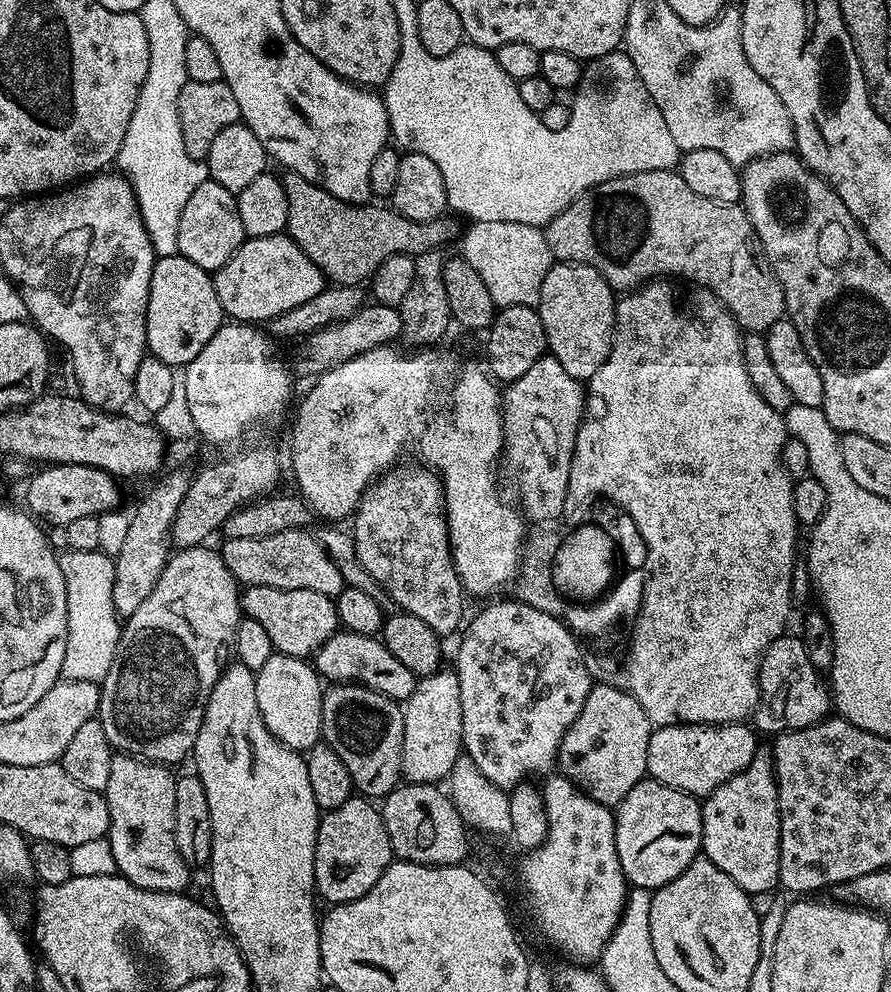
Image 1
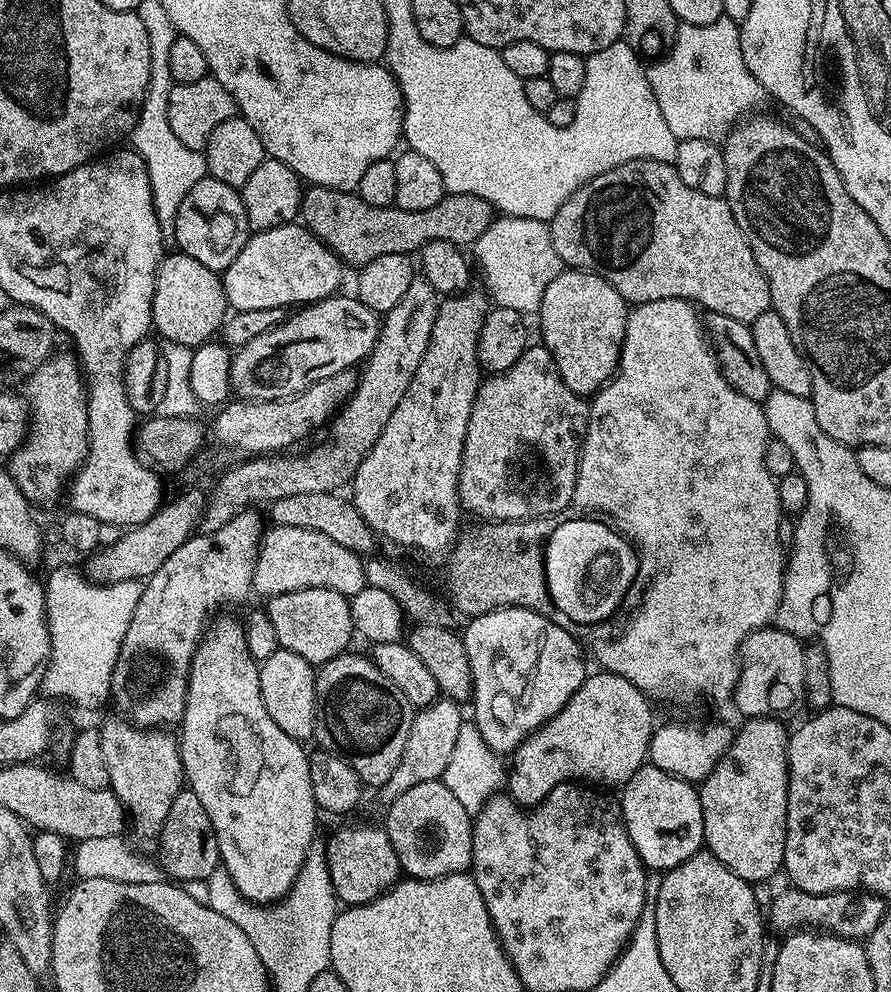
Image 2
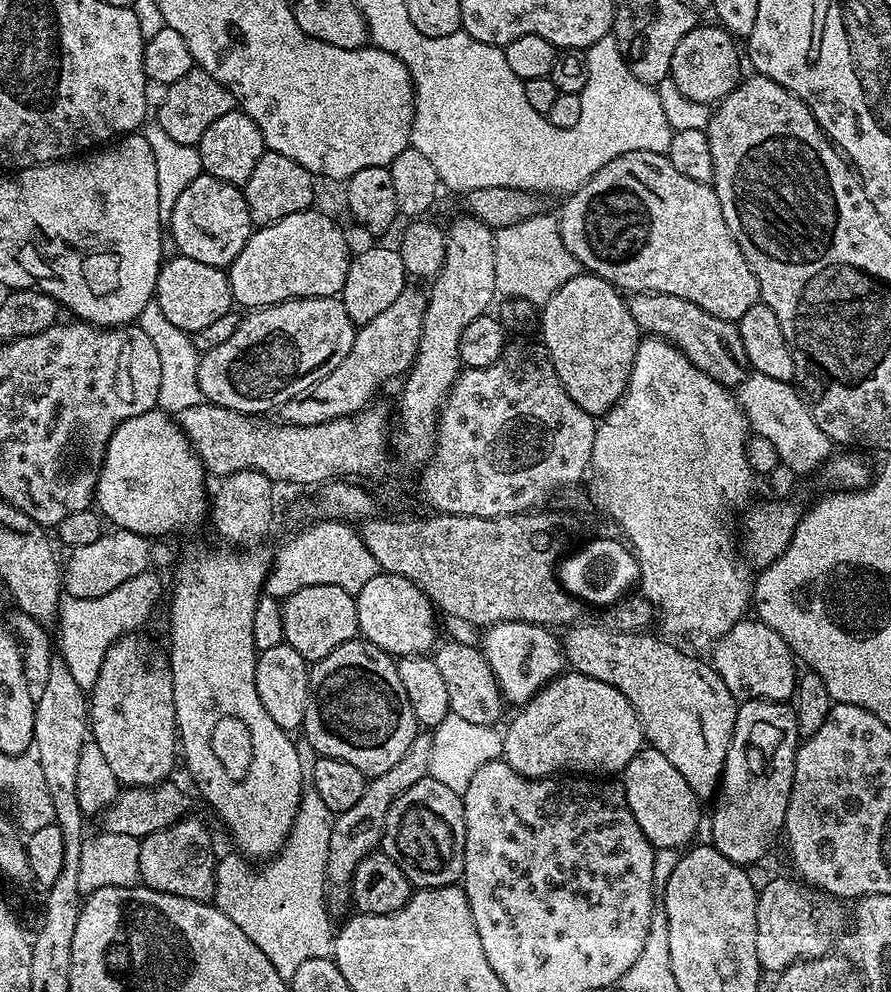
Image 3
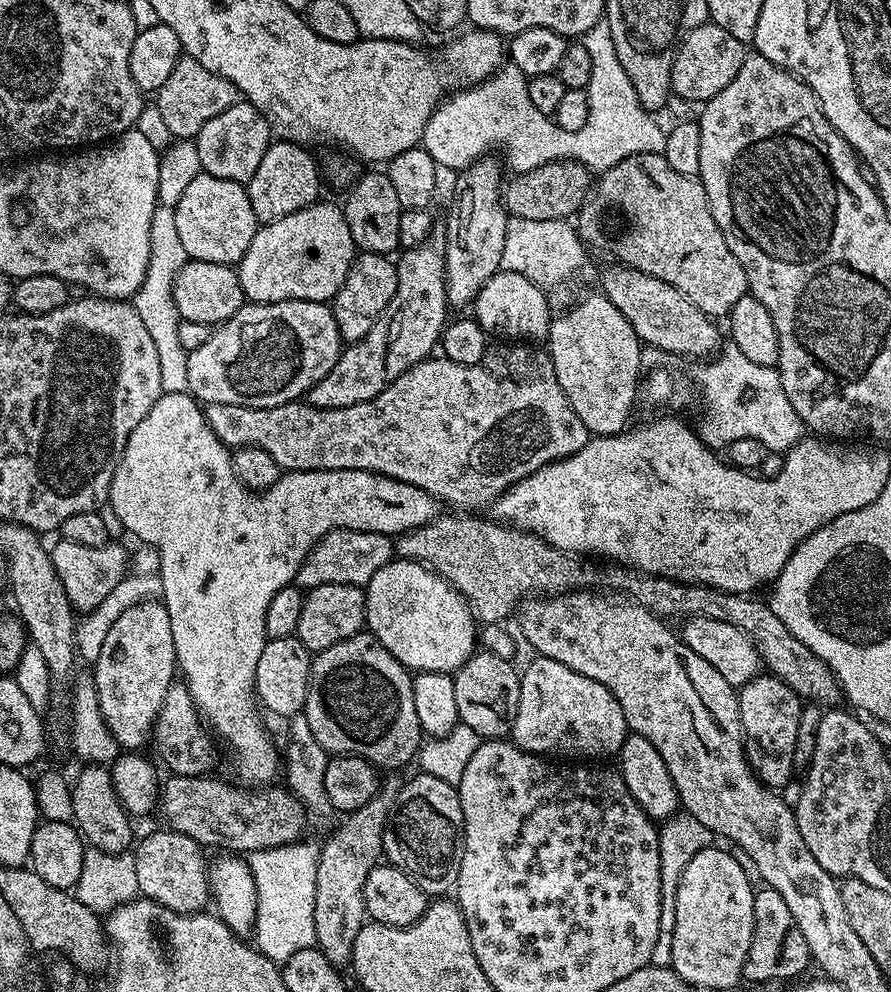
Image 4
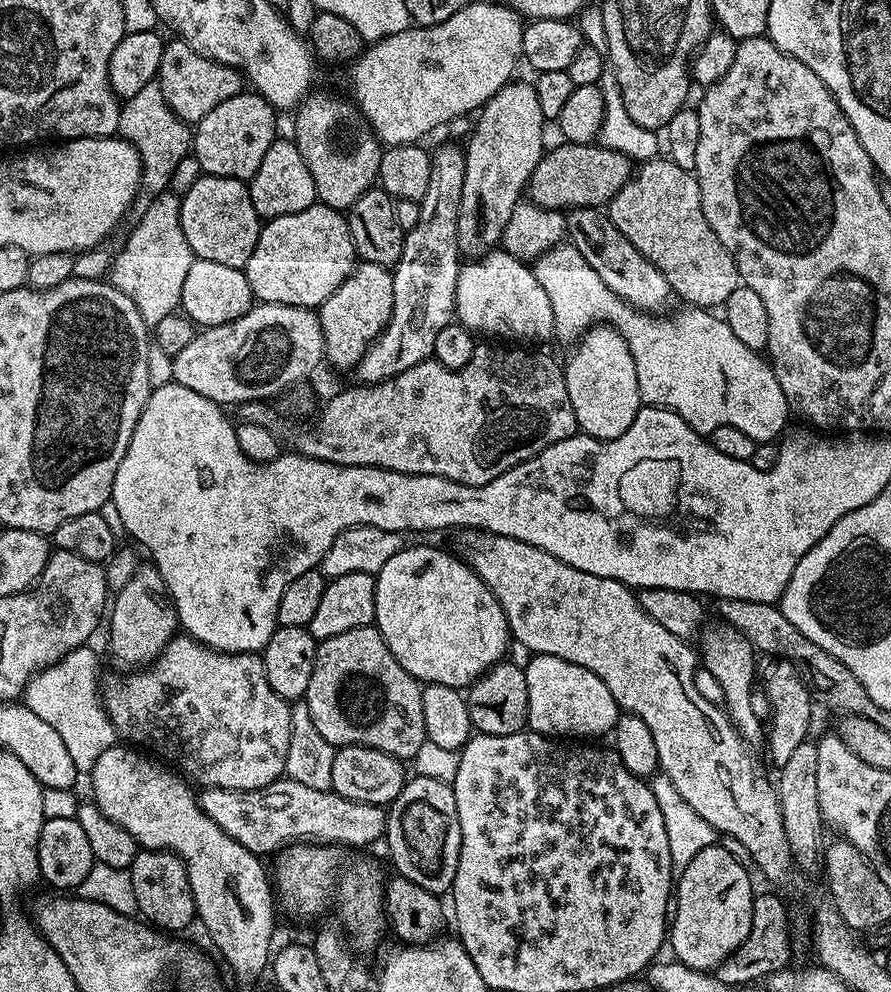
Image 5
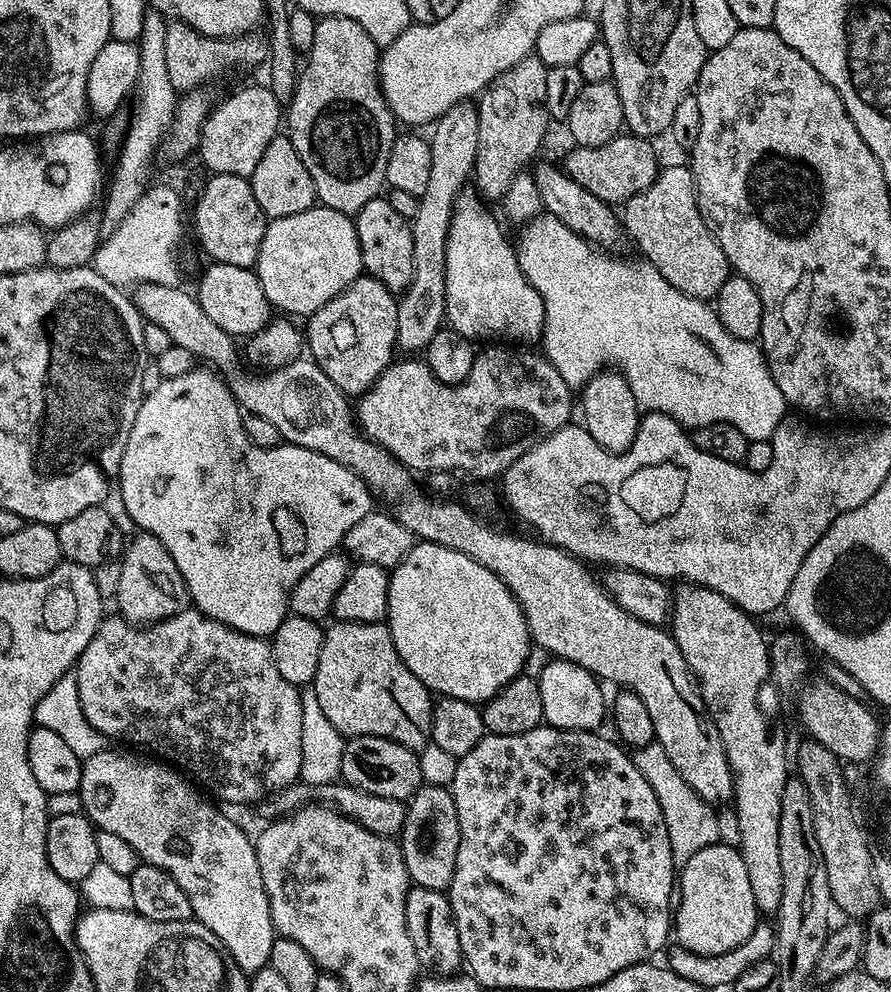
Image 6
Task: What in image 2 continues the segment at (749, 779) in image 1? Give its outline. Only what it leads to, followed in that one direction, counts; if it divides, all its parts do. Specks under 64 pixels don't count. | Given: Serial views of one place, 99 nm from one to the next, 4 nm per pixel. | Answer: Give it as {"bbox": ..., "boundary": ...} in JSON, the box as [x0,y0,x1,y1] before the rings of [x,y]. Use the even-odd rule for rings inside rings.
{"bbox":[698,716,789,885],"boundary":[[[753,716],[743,721],[744,725],[738,728],[733,735],[732,744],[728,747],[728,755],[724,756],[718,762],[718,766],[706,779],[699,785],[698,791],[700,801],[702,802],[702,826],[704,827],[704,842],[707,851],[714,854],[714,858],[718,858],[718,862],[722,862],[722,866],[726,866],[730,870],[734,870],[734,874],[738,874],[738,878],[745,880],[747,884],[754,885],[760,880],[772,880],[775,872],[779,873],[784,867],[784,851],[786,850],[786,802],[788,801],[788,737],[789,729],[783,728],[779,719],[771,716]]]}

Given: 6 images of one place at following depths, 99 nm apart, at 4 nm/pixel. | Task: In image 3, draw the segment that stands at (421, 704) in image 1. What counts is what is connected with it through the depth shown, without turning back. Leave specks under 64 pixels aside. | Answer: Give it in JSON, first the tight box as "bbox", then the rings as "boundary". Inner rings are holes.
{"bbox":[326,734,432,913],"boundary":[[[418,734],[414,742],[410,742],[410,750],[402,754],[402,759],[395,766],[390,766],[386,774],[378,774],[368,780],[366,790],[350,810],[339,813],[334,822],[334,830],[330,830],[330,858],[326,866],[328,875],[328,911],[347,913],[352,904],[352,879],[362,862],[372,852],[381,847],[386,826],[386,814],[390,814],[390,806],[399,796],[406,794],[414,782],[423,780],[428,775],[430,758],[432,757],[432,737]]]}

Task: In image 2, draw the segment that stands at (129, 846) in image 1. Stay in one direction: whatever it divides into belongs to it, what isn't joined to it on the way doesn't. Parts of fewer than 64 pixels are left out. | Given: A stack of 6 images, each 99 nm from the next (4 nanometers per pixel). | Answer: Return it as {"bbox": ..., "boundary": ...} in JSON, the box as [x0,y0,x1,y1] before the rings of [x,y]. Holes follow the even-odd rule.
{"bbox":[99,718,186,841],"boundary":[[[123,718],[115,719],[99,725],[108,787],[130,813],[130,832],[132,828],[138,839],[155,841],[166,822],[170,805],[186,784],[180,745],[171,731],[138,728]]]}

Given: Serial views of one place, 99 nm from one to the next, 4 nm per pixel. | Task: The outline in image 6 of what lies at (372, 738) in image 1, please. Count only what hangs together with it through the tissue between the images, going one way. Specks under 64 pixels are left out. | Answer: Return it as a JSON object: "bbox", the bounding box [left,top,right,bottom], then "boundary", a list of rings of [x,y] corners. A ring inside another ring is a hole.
{"bbox":[310,620,433,750],"boundary":[[[341,620],[339,622],[332,622],[330,626],[327,625],[324,633],[324,641],[322,642],[322,650],[318,654],[318,670],[310,685],[310,691],[318,698],[318,706],[322,706],[322,714],[326,714],[326,718],[330,718],[330,722],[339,730],[341,736],[345,738],[351,738],[353,736],[382,736],[387,740],[394,740],[413,750],[425,748],[431,741],[433,693],[408,669],[406,662],[402,662],[402,658],[392,641],[392,635],[390,634],[387,623],[359,624],[358,622]]]}

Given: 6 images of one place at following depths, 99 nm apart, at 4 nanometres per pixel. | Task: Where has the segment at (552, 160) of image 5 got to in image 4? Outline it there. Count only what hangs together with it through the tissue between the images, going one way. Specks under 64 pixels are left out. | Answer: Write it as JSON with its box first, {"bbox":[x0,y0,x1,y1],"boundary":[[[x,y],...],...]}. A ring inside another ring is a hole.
{"bbox":[502,160,594,222],"boundary":[[[555,160],[549,164],[538,166],[529,172],[517,172],[511,178],[513,180],[509,184],[507,181],[502,188],[504,208],[509,217],[534,218],[534,222],[550,222],[551,220],[575,217],[594,187],[593,173],[586,165],[578,163],[577,160]]]}

